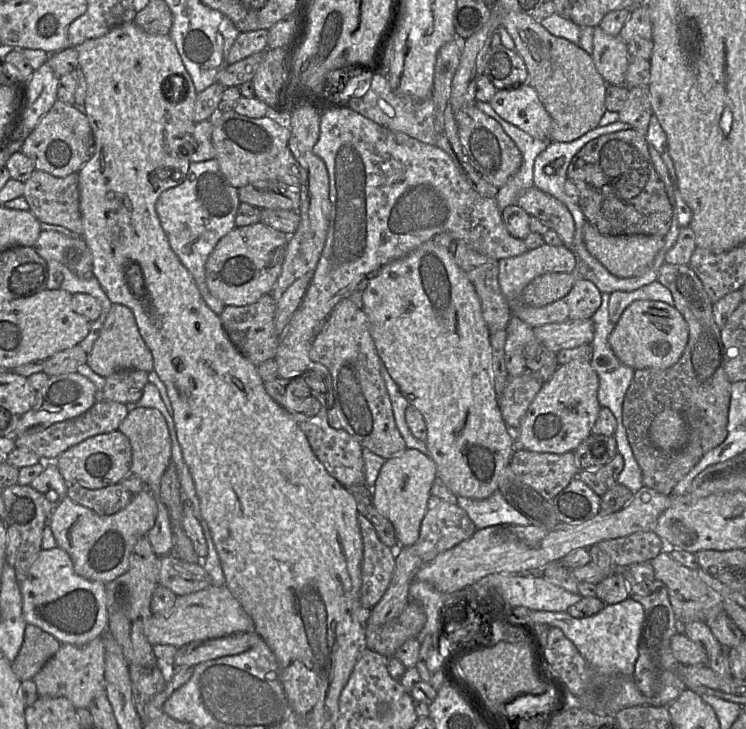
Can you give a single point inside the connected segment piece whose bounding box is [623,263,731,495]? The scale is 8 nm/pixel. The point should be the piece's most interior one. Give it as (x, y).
(697, 386)

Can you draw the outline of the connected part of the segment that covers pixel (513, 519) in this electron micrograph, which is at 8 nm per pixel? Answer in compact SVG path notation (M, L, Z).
M499 490L485 499L457 496L457 505L466 511L477 529L497 524L530 525L528 518L514 508Z

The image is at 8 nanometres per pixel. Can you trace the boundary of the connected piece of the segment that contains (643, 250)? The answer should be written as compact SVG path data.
M588 221L583 226L583 240L588 252L612 275L620 278L635 277L644 273L664 245L664 238L653 235L606 236L600 234Z

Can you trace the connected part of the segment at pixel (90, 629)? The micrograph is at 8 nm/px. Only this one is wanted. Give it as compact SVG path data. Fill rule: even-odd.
M56 547L41 550L31 565L26 578L20 583L22 614L27 624L37 626L56 638L61 644L83 646L107 632L108 613L106 607L106 585L91 581L75 573L69 554Z

